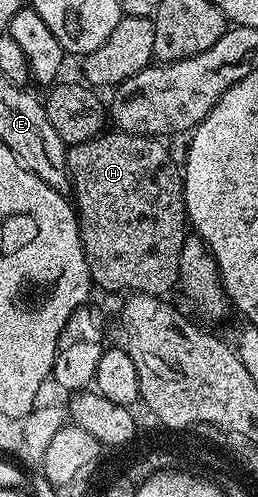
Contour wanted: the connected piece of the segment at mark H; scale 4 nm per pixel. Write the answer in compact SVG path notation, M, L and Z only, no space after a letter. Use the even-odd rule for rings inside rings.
M103 132L98 137L85 140L83 143L73 143L67 147L68 176L70 178L70 189L75 192L73 205L77 211L79 220L79 235L83 241L85 260L89 264L91 281L96 287L103 290L127 290L131 294L153 294L156 296L167 296L179 284L179 269L181 268L181 248L189 237L189 223L187 220L187 209L185 208L185 196L183 195L183 175L180 163L175 162L173 155L167 151L166 141L155 136L145 134L125 134L122 132Z

